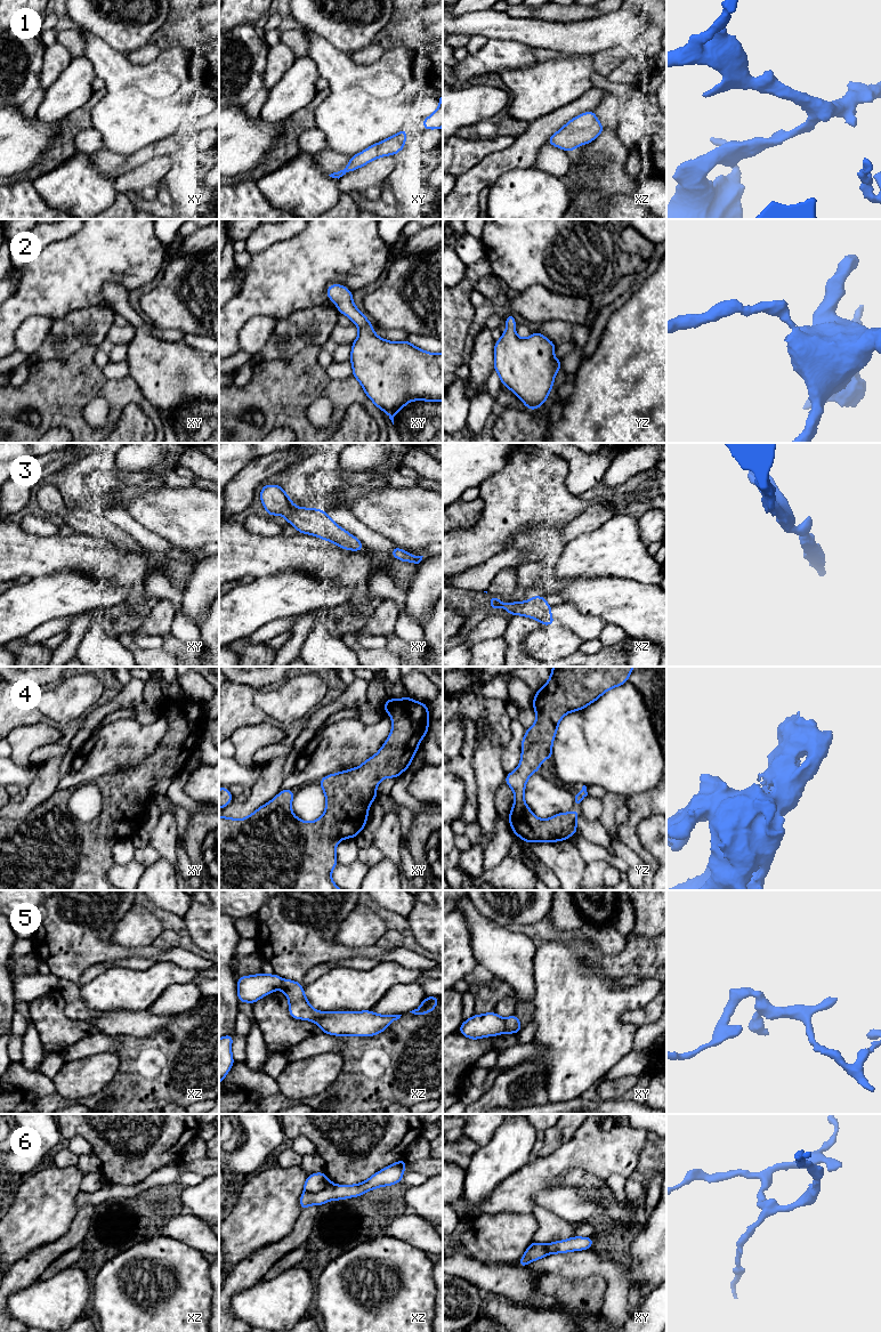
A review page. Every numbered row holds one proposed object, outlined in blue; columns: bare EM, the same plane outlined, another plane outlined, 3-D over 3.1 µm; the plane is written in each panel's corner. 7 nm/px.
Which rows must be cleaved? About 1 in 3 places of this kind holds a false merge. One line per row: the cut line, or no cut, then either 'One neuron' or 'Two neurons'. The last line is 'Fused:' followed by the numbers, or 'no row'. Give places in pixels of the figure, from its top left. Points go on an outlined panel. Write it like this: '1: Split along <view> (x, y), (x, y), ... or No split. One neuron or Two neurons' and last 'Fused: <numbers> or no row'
1: No split. One neuron
2: No split. One neuron
3: No split. One neuron
4: No split. One neuron
5: Split along xy (503, 1019), (506, 1031). Two neurons
6: Split along xz (332, 1184), (317, 1192), (305, 1192). Two neurons
Fused: 5, 6

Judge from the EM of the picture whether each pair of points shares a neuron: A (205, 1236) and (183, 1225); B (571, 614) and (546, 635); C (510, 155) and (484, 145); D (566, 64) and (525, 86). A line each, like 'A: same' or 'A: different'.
A: same
B: different
C: different
D: same

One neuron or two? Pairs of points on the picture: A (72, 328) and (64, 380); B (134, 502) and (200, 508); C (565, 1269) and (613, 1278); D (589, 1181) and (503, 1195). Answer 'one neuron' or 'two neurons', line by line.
A: two neurons
B: one neuron
C: one neuron
D: two neurons

